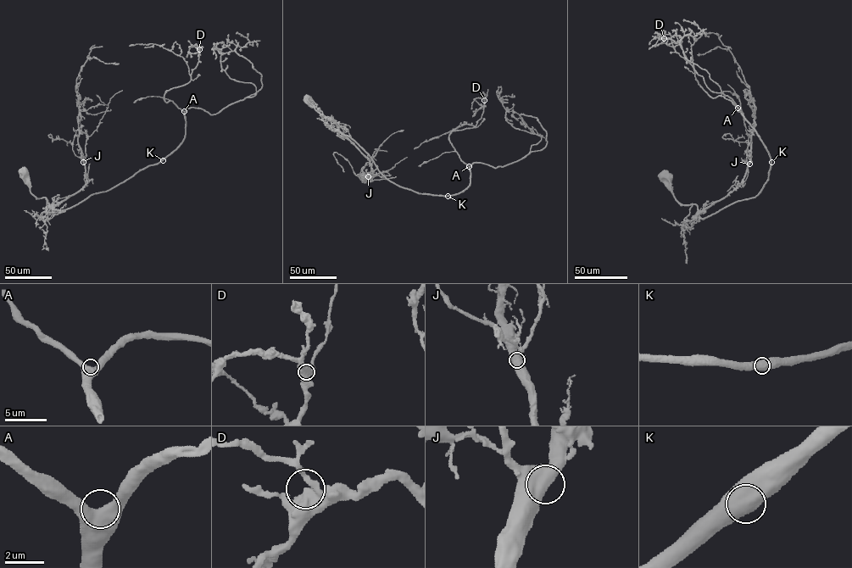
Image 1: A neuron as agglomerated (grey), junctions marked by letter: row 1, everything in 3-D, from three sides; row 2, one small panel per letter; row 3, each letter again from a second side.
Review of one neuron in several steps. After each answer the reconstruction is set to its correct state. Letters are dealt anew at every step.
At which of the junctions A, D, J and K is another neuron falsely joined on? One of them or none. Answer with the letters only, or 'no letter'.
no letter

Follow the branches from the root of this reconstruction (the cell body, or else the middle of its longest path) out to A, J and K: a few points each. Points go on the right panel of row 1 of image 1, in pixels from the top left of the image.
A: (663, 175), (674, 197), (683, 204), (695, 204), (702, 219), (755, 197), (766, 181), (771, 159), (737, 108)
J: (663, 175), (679, 203), (695, 204), (698, 212), (702, 212), (740, 184), (749, 164)
K: (663, 175), (674, 197), (683, 204), (695, 204), (697, 214), (704, 219), (755, 197), (766, 181), (771, 162)

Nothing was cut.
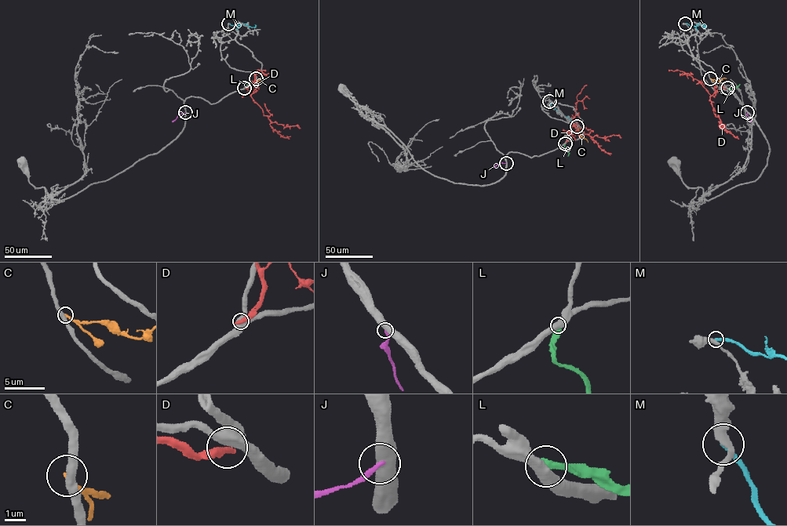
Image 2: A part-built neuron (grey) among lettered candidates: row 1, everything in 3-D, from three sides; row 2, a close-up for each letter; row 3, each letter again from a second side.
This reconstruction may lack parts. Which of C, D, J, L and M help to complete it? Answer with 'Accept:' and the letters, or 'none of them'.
Accept: none of them

